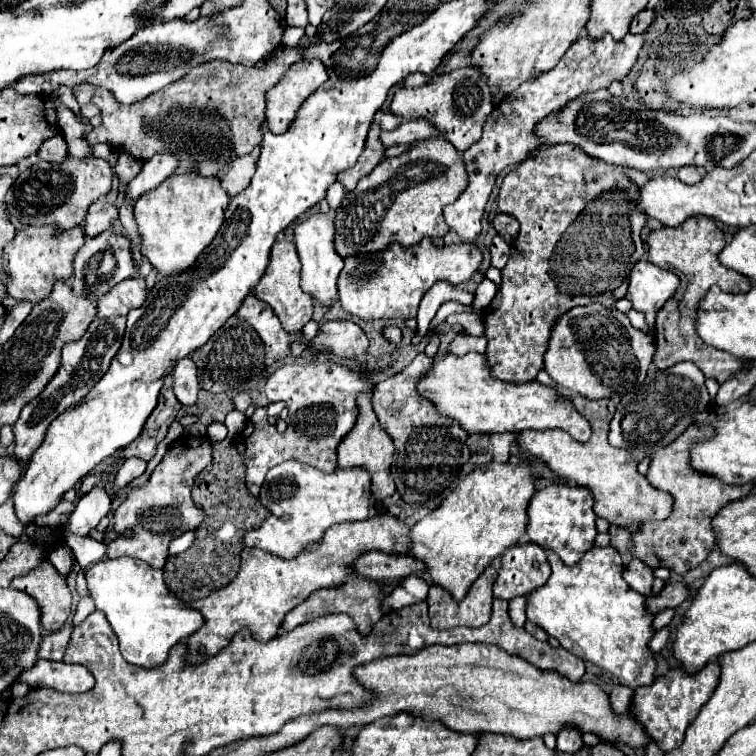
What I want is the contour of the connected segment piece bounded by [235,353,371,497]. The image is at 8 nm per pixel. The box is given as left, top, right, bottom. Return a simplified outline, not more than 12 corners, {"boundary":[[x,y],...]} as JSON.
{"boundary":[[317,353],[267,379],[287,403],[279,433],[259,407],[235,439],[259,497],[267,471],[295,459],[337,469],[357,421],[357,369]]}

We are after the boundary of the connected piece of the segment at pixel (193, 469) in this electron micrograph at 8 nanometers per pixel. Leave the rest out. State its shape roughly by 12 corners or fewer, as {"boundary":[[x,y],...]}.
{"boundary":[[179,437],[113,513],[135,537],[107,557],[163,567],[173,537],[205,511],[193,479],[213,461],[203,437]]}

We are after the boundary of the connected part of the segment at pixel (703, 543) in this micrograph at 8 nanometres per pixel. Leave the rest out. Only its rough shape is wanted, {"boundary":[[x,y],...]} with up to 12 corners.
{"boundary":[[691,425],[651,455],[647,479],[675,499],[631,533],[635,557],[685,573],[717,545],[713,517],[749,495],[693,469]]}

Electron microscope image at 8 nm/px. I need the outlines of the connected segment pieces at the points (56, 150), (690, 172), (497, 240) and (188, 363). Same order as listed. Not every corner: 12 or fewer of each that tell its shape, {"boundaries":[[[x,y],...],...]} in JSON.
{"boundaries":[[[61,135],[41,145],[37,155],[43,161],[61,163],[67,143]],[[681,167],[679,181],[693,185],[705,177],[703,167]],[[495,235],[489,251],[491,265],[503,269],[511,245]],[[191,357],[173,369],[181,405],[195,405],[201,383]]]}

